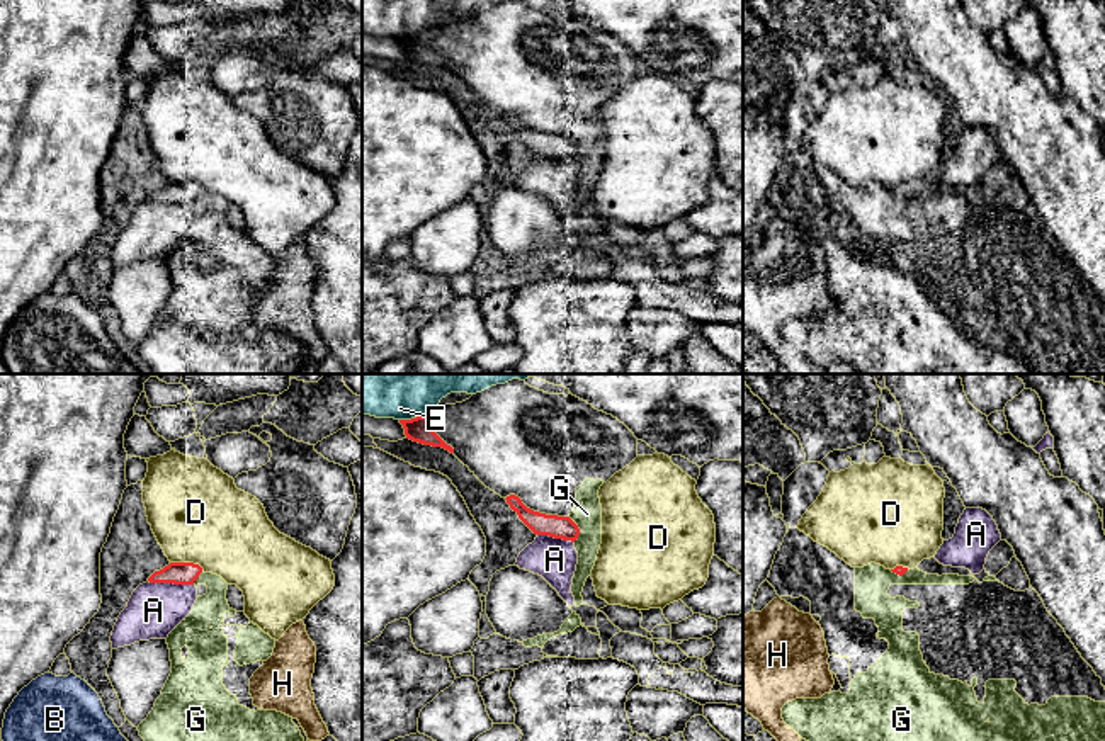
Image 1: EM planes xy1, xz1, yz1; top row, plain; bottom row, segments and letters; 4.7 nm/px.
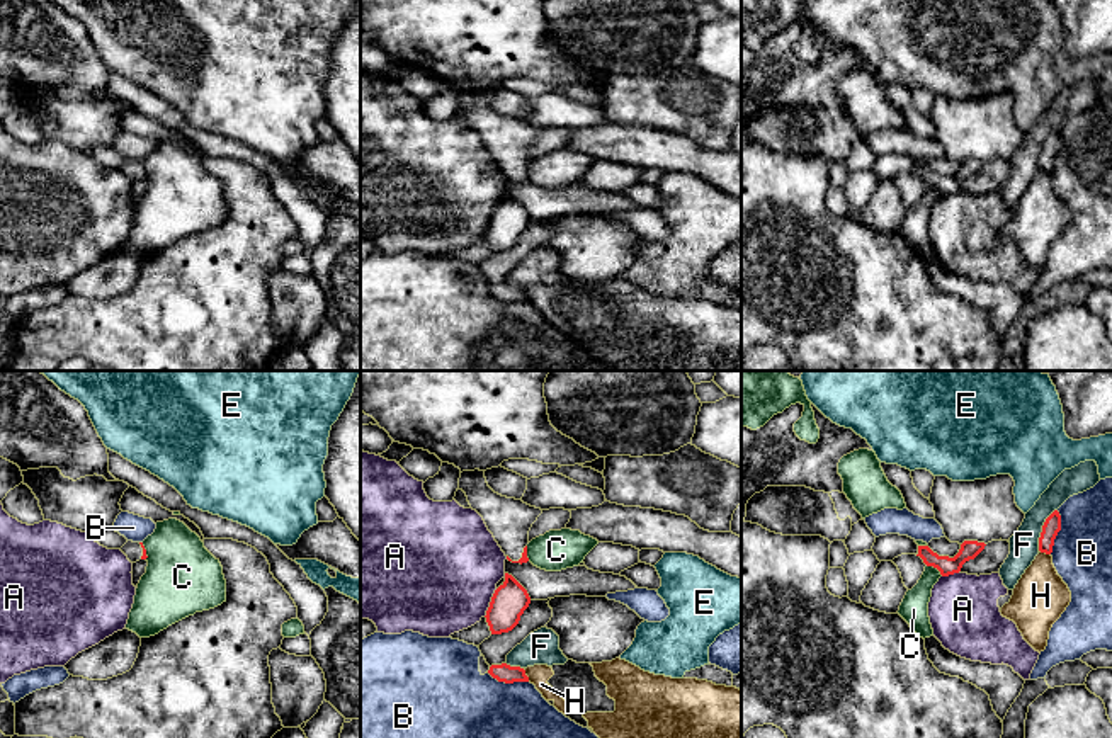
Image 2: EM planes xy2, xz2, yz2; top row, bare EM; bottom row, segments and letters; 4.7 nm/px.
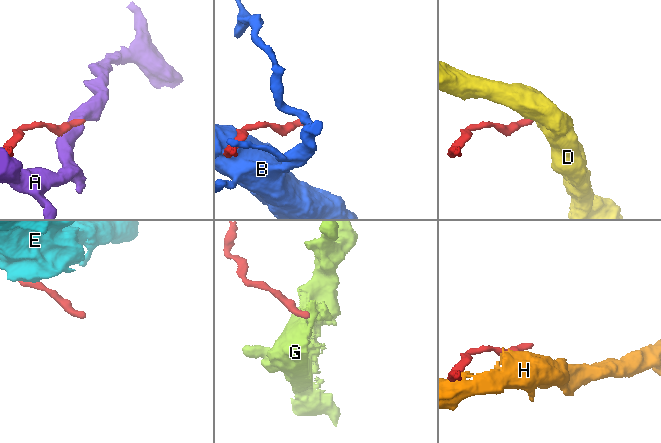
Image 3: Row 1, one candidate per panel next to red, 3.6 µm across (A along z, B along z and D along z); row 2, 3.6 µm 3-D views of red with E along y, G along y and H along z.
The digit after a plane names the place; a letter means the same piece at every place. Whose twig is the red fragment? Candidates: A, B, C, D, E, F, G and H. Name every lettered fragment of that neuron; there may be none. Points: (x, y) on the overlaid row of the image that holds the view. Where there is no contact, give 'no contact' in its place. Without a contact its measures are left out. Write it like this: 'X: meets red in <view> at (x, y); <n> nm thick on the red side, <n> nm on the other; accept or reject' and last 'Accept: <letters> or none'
A: meets red in xy1 at (170, 582); 110 nm thick on the red side, 260 nm on the other; reject
B: meets red in yz2 at (1058, 531); 80 nm thick on the red side, 280 nm on the other; reject
C: meets red in yz2 at (936, 567); 90 nm thick on the red side, 140 nm on the other; reject
D: meets red in xy1 at (187, 563); 110 nm thick on the red side, 460 nm on the other; reject
E: meets red in xz1 at (412, 418); 120 nm thick on the red side, 420 nm on the other; reject
F: meets red in yz2 at (1043, 529); 80 nm thick on the red side, 140 nm on the other; reject
G: meets red in xz1 at (578, 529); 110 nm thick on the red side, 140 nm on the other; reject
H: meets red in xz2 at (526, 675); 90 nm thick on the red side, 100 nm on the other; reject
Accept: none

